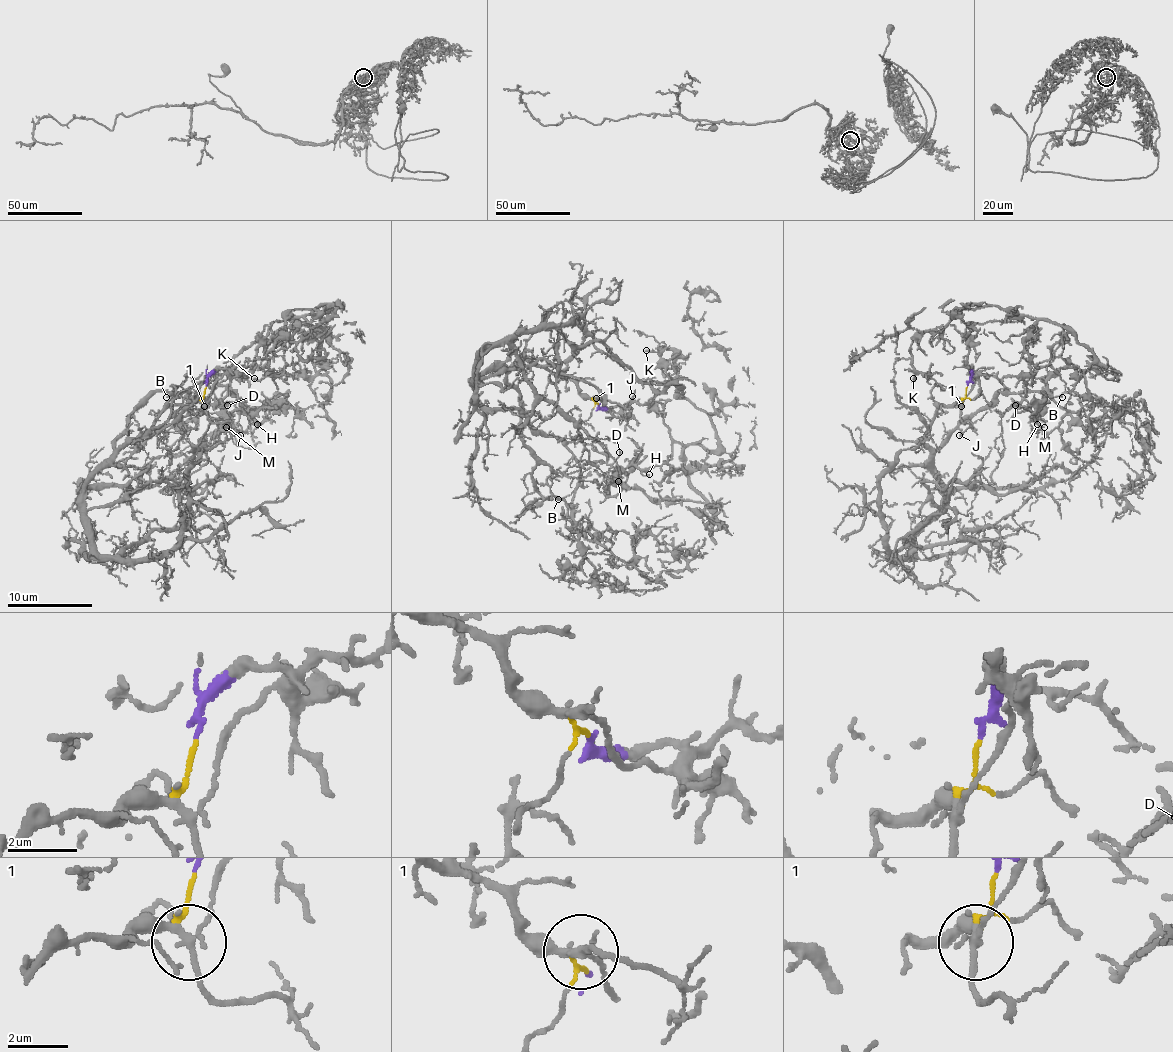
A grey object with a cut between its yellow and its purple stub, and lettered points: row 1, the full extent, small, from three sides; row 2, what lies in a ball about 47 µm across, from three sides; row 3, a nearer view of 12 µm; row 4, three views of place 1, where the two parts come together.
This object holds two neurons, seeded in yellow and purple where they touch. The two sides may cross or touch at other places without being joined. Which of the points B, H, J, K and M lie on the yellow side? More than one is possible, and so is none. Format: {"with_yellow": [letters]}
{"with_yellow": ["B", "J"]}

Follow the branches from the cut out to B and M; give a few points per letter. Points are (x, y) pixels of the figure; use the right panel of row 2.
B: (967, 387), (961, 399), (935, 412), (923, 440), (935, 448), (999, 391), (1027, 391), (1061, 397)
M: (967, 384), (974, 323), (1034, 316), (1061, 325), (1065, 338), (1051, 352), (1059, 374), (1036, 421), (1044, 427)

